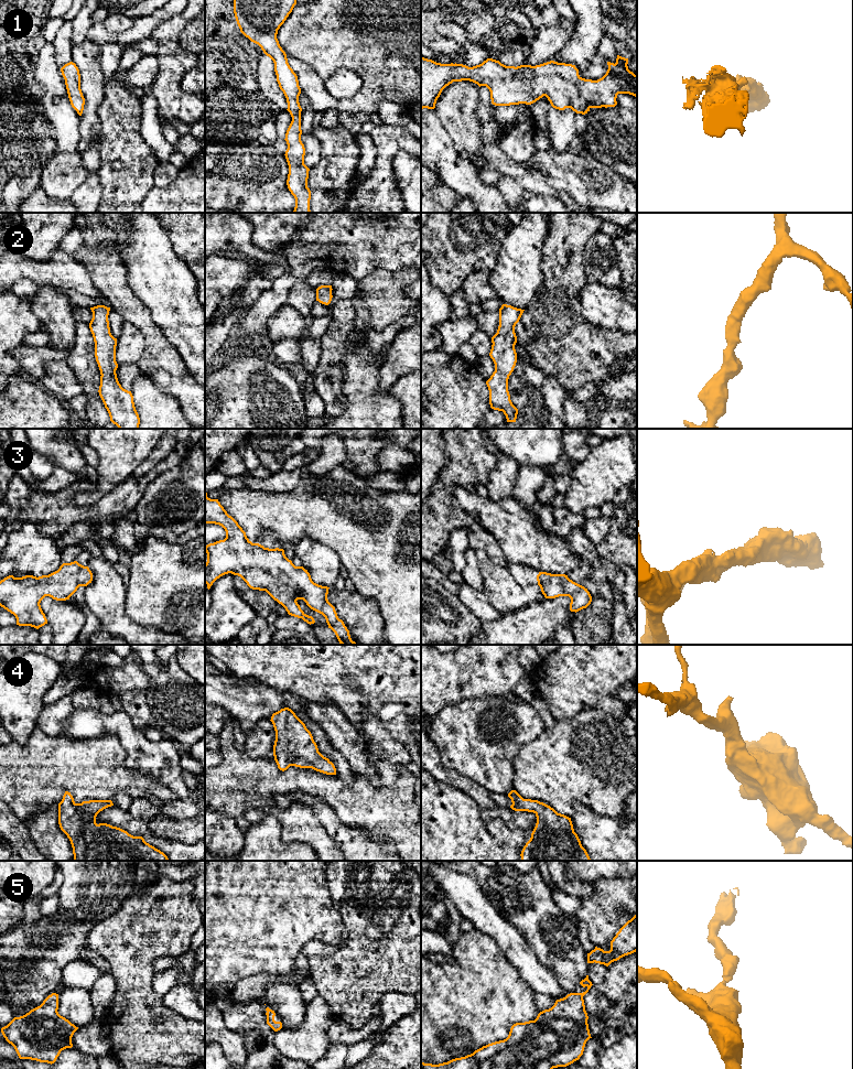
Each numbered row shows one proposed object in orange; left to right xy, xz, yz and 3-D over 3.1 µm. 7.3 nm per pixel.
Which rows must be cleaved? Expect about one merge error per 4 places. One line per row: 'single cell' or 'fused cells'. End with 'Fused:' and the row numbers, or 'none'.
1: single cell
2: single cell
3: single cell
4: single cell
5: single cell
Fused: none

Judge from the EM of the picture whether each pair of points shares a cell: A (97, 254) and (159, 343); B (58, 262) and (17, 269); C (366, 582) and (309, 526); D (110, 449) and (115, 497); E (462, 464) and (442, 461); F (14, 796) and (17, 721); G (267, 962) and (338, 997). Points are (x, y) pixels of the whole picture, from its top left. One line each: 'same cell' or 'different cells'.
A: same cell
B: same cell
C: same cell
D: different cells
E: different cells
F: different cells
G: different cells

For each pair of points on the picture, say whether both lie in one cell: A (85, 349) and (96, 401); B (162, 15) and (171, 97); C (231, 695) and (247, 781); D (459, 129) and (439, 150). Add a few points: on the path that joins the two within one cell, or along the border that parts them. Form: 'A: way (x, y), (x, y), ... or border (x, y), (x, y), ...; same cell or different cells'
A: way (85, 363), (90, 388); same cell
B: border (181, 11), (161, 21), (149, 35); different cells
C: border (231, 715), (238, 729); different cells
D: border (438, 115), (453, 144), (460, 151); different cells

